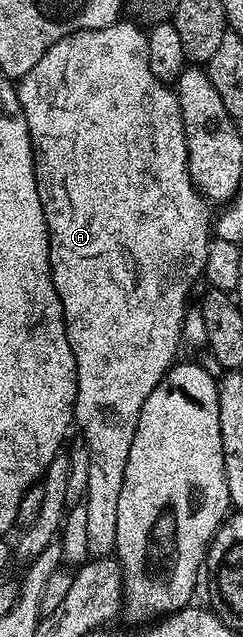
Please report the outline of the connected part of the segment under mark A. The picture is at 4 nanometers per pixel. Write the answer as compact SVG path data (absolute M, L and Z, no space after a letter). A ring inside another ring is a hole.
M119 21L113 23L111 27L104 29L92 29L91 31L78 31L74 35L64 37L28 69L28 73L23 75L17 84L20 105L24 109L24 121L28 121L28 133L30 134L30 144L34 150L34 172L36 173L36 189L40 193L40 205L44 209L46 224L50 230L50 276L54 278L54 288L62 302L62 316L66 318L66 336L68 345L76 357L76 397L74 398L74 423L76 427L82 430L81 439L84 446L88 449L88 485L86 486L86 498L84 502L88 509L88 551L94 557L106 557L114 551L116 545L116 509L120 502L120 489L124 485L124 465L128 465L128 453L132 449L132 437L136 437L136 425L140 421L140 409L144 409L144 401L148 401L148 393L156 389L156 385L166 375L166 372L174 366L178 351L178 342L182 339L182 322L186 319L186 298L190 295L190 290L194 287L194 278L201 276L206 269L206 258L212 238L212 215L210 219L211 204L198 194L194 187L194 182L190 179L190 170L188 169L188 149L186 148L186 138L184 137L184 121L182 120L182 110L178 104L178 96L167 84L156 78L152 69L148 65L148 35L143 28L139 27L133 21Z

